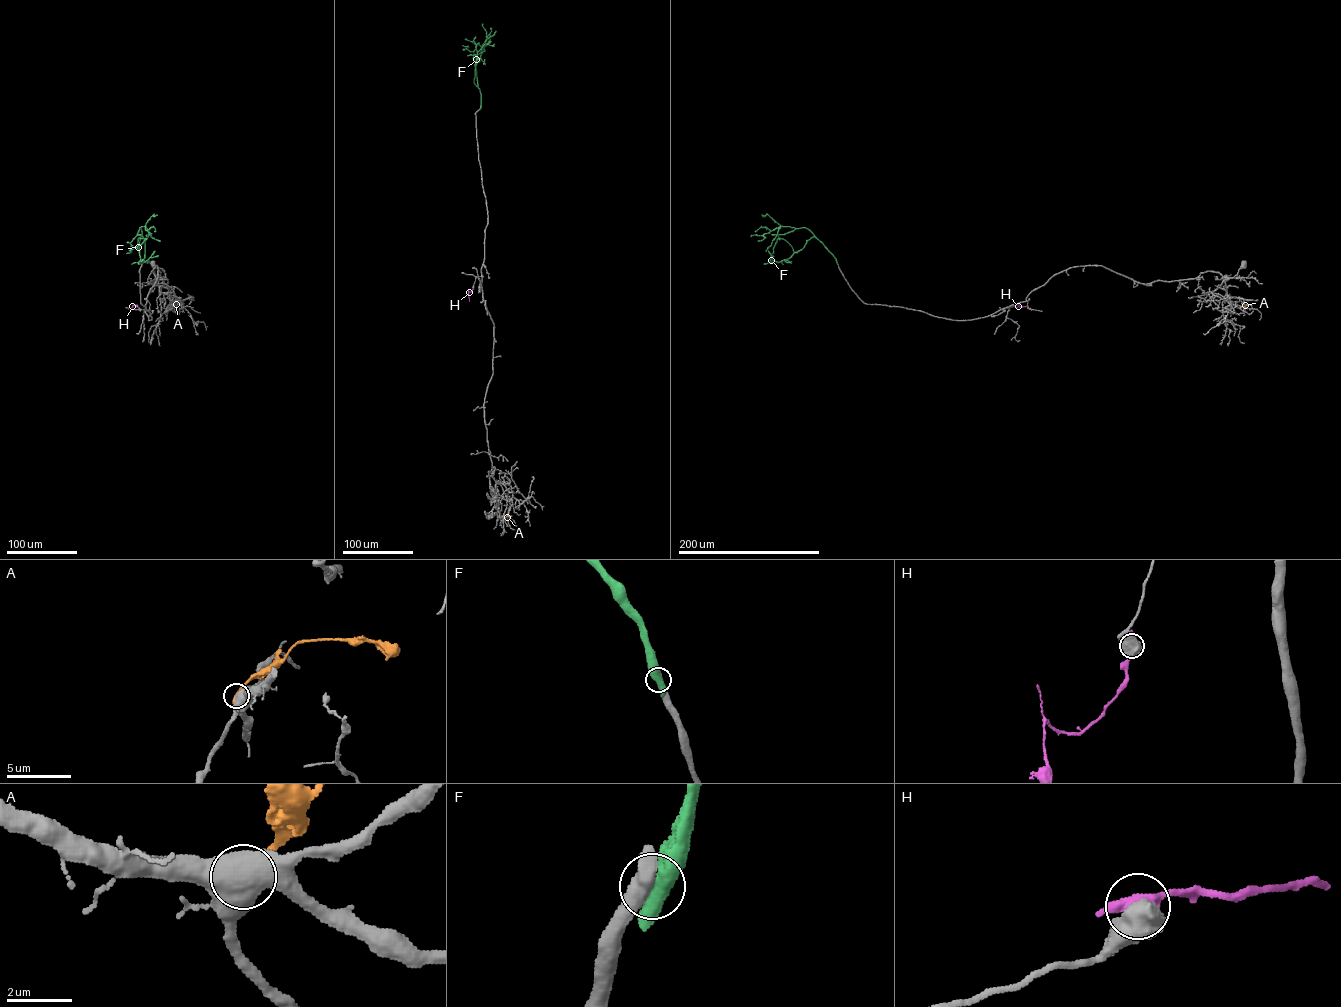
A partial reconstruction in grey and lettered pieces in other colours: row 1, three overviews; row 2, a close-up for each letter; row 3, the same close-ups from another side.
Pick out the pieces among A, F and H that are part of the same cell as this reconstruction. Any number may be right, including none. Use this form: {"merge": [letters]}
{"merge": []}

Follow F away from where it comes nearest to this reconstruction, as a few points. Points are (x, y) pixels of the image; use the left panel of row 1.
F: (143, 262), (145, 243), (139, 228), (145, 226), (148, 236), (129, 250)

